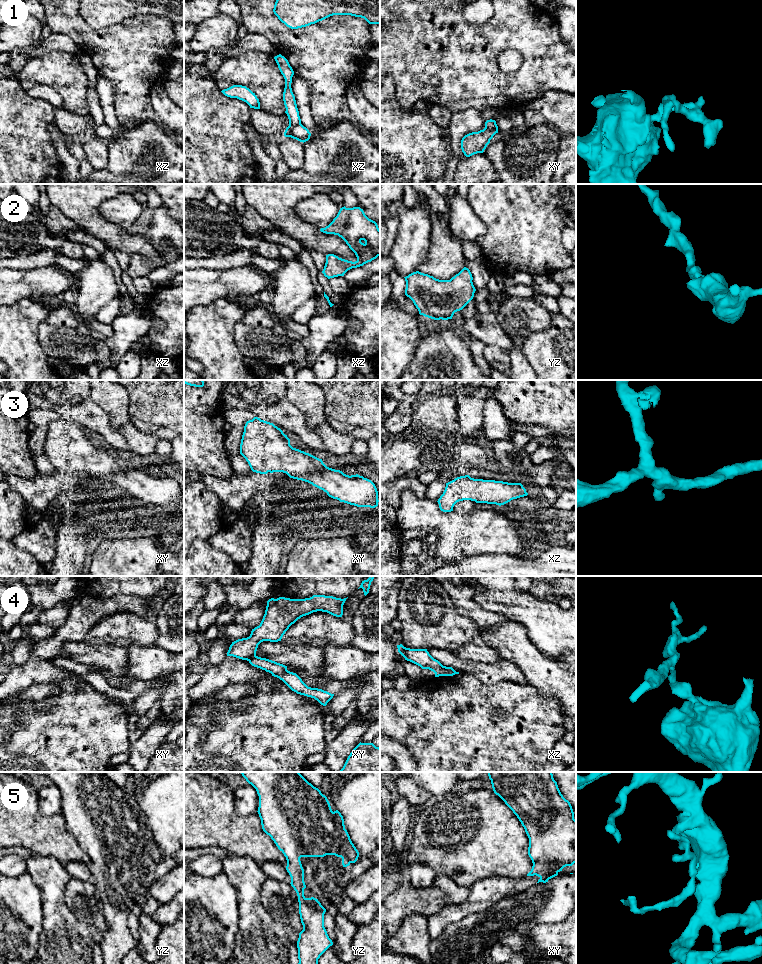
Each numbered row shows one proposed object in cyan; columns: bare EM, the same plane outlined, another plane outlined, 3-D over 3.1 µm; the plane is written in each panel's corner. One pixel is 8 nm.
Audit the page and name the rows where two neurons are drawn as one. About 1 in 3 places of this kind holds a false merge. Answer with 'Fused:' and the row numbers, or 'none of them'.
Fused: 1, 4

